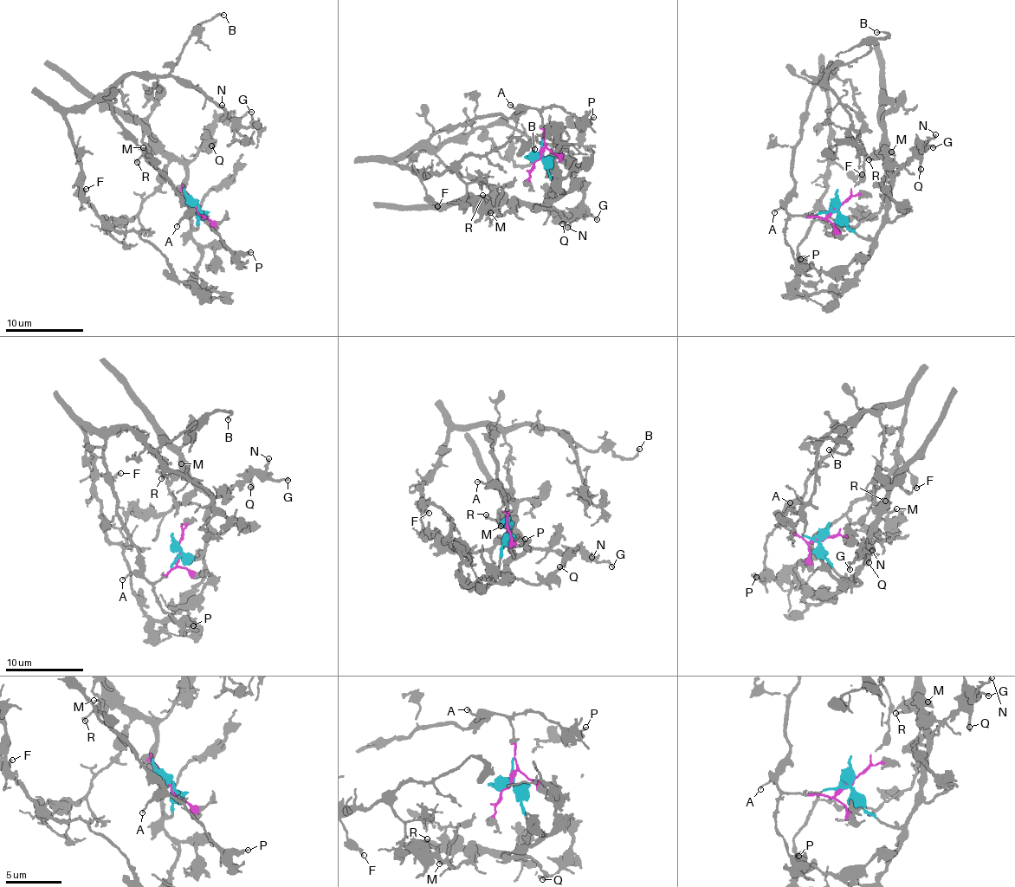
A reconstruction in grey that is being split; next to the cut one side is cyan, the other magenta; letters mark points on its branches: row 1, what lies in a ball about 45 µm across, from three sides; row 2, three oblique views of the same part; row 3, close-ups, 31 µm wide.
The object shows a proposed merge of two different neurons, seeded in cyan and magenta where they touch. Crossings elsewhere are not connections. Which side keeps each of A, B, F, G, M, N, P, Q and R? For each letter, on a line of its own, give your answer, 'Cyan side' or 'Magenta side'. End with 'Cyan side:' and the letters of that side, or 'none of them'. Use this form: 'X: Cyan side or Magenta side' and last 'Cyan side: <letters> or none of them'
A: Magenta side
B: Magenta side
F: Magenta side
G: Cyan side
M: Cyan side
N: Cyan side
P: Magenta side
Q: Cyan side
R: Cyan side
Cyan side: G, M, N, Q, R

